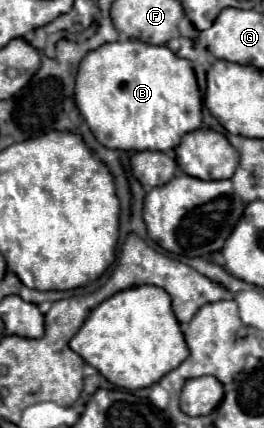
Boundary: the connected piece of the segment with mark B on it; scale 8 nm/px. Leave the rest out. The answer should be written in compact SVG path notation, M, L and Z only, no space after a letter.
M120 39L88 51L78 67L74 93L90 131L108 149L170 151L184 133L202 125L202 99L192 63L176 57L166 45Z

